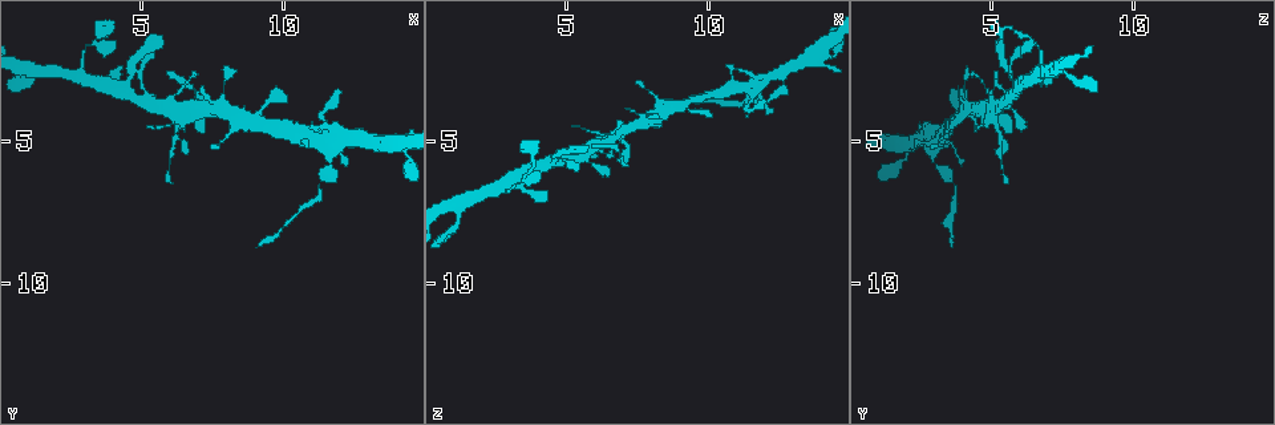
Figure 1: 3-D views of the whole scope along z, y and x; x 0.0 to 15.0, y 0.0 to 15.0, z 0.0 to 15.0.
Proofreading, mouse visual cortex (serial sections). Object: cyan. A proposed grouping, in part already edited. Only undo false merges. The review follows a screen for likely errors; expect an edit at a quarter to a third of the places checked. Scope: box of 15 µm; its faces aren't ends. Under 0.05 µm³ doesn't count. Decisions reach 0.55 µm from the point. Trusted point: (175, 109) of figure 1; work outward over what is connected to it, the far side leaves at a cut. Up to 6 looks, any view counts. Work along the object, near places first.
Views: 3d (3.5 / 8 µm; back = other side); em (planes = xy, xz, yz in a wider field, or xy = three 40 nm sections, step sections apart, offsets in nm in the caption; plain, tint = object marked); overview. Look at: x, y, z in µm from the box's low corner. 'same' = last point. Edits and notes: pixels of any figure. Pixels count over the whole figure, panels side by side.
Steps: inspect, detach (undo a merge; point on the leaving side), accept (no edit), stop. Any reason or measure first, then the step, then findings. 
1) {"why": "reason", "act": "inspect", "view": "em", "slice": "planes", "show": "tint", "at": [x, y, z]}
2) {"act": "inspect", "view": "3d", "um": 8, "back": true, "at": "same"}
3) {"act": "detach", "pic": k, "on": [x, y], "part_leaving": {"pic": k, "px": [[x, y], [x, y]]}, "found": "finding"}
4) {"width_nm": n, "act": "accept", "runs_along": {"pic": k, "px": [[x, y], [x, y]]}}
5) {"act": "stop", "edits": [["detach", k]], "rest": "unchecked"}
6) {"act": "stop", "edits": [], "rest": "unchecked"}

{"why": "a narrow waist", "act": "inspect", "view": "3d", "um": 3.5, "at": [9.2, 3.7, 3.9]}

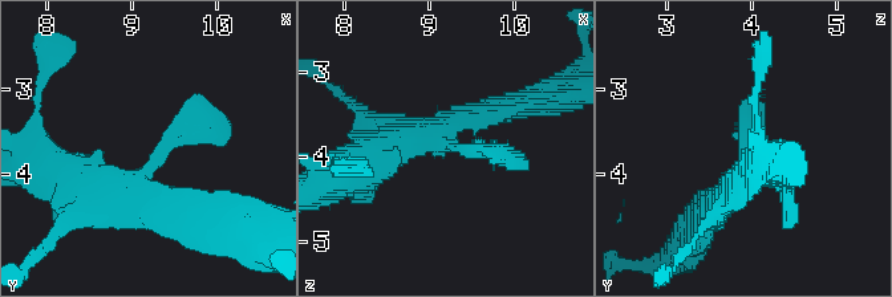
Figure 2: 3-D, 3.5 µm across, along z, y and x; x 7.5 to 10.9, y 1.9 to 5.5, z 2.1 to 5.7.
{"act": "inspect", "view": "em", "slice": "xy", "step": 3, "show": "tint", "at": [9.25, 3.75, 3.90]}

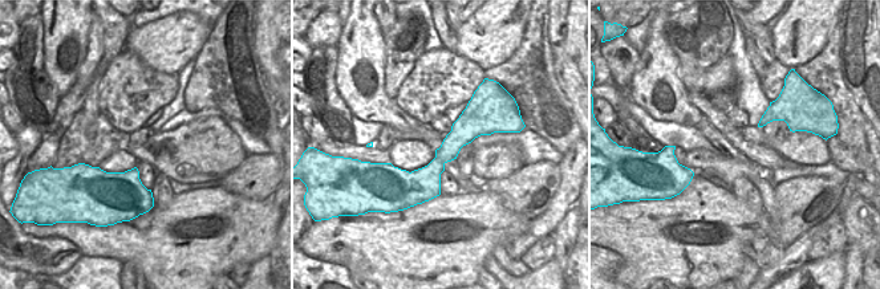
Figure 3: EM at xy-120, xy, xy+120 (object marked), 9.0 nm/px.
{"why": "cut it another way", "act": "inspect", "view": "em", "slice": "xy", "step": 1, "show": "tint", "at": "same"}

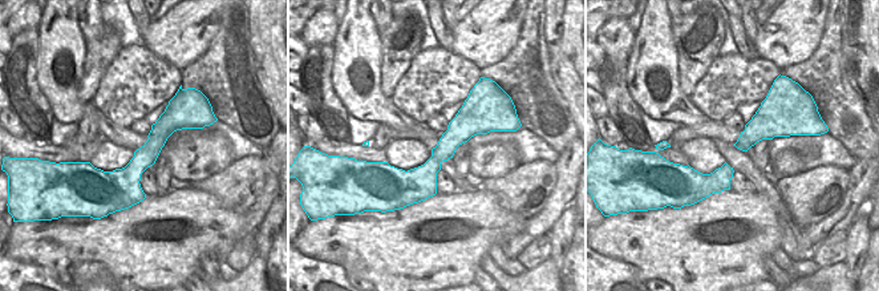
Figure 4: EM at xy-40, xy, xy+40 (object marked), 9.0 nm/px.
{"act": "accept", "runs_along": {"pic": 2, "px": [[86, 178], [132, 186], [181, 125], [228, 129]]}, "found": "continuous, no second cell"}

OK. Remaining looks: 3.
{"why": "branch point", "act": "inspect", "view": "3d", "um": 3.5, "at": [4.7, 2.6, 5.6]}

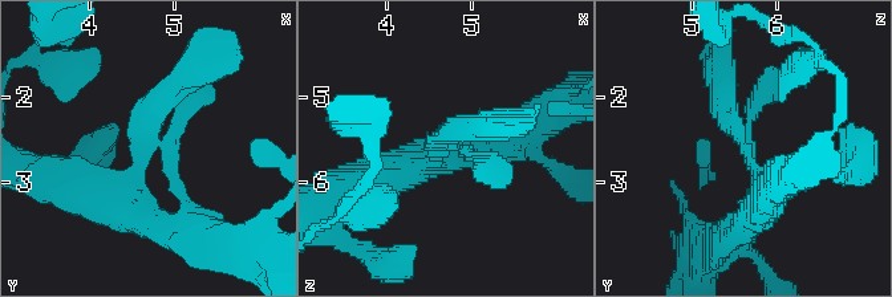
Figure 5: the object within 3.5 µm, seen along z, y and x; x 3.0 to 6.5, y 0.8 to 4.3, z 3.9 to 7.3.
{"why": "need the tissue", "act": "inspect", "view": "em", "slice": "xy", "step": 5, "show": "tint", "at": [4.70, 2.55, 5.55]}

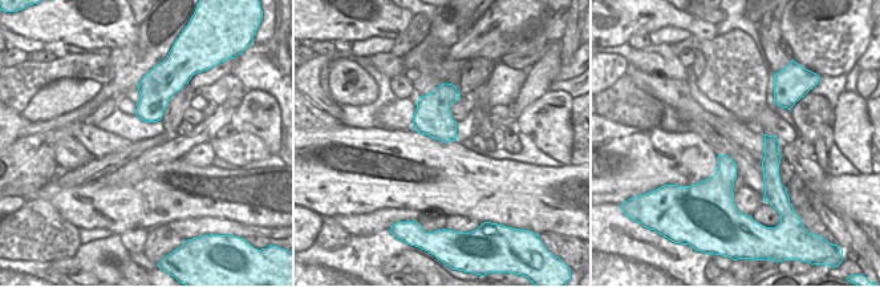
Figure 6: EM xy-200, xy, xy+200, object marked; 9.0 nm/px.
{"act": "inspect", "view": "em", "slice": "xy", "step": 2, "show": "tint", "at": "same"}

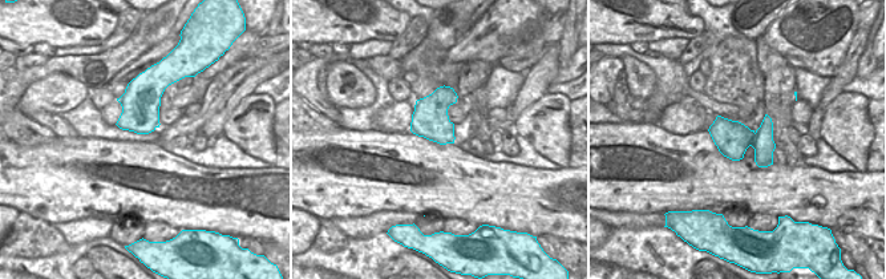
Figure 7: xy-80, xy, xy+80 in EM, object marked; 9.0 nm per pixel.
{"width_nm": 340, "act": "accept", "runs_along": {"pic": 5, "px": [[126, 215], [146, 121], [191, 72]]}, "found": "all the same cell"}

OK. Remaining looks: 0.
{"act": "stop", "edits": [], "rest": "unchecked"}

